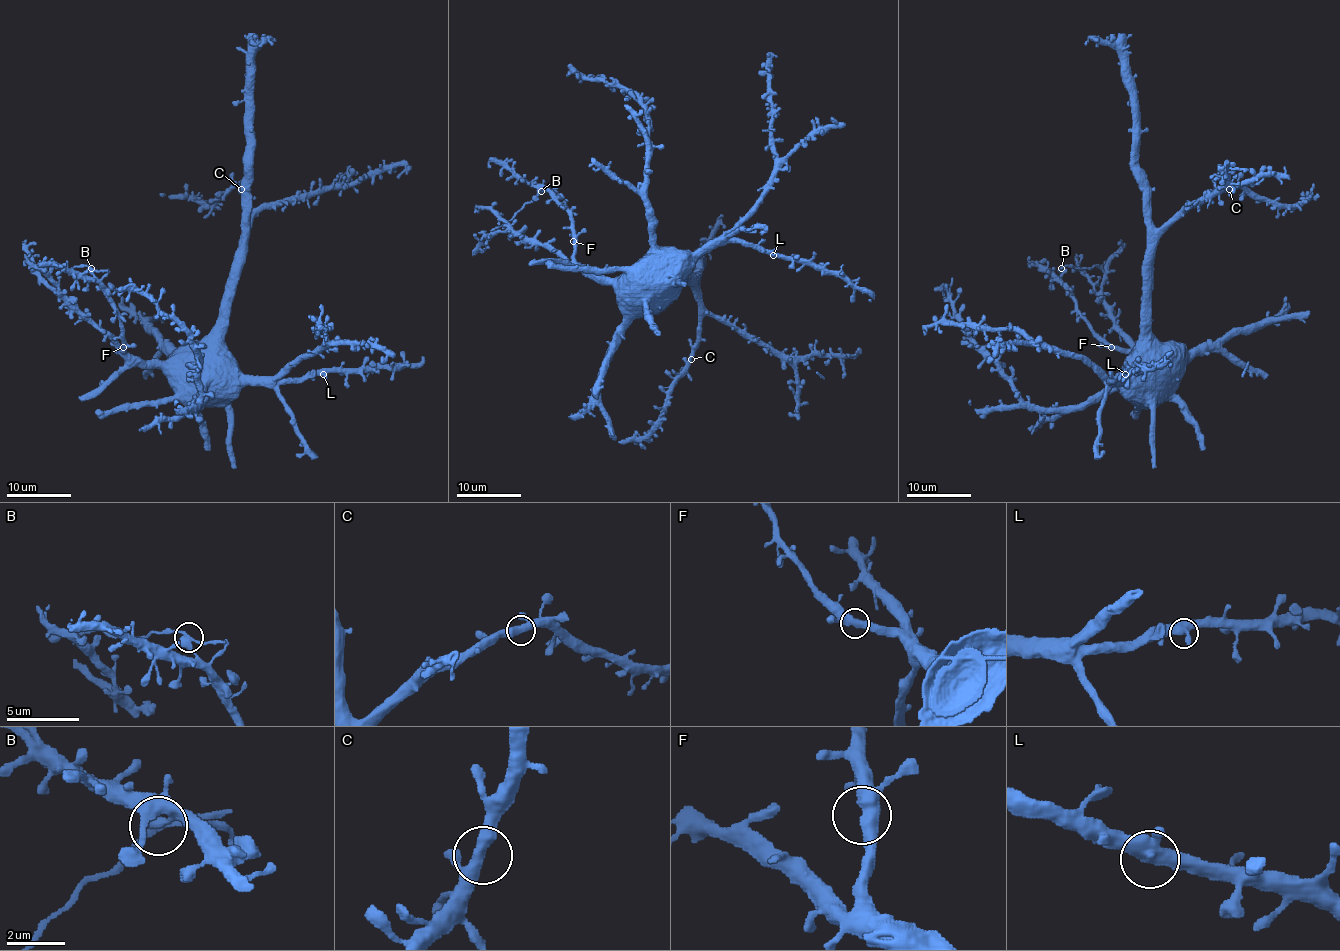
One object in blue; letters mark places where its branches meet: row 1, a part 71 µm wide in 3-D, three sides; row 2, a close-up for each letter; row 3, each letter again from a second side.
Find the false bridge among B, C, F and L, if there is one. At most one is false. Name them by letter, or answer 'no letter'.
B

